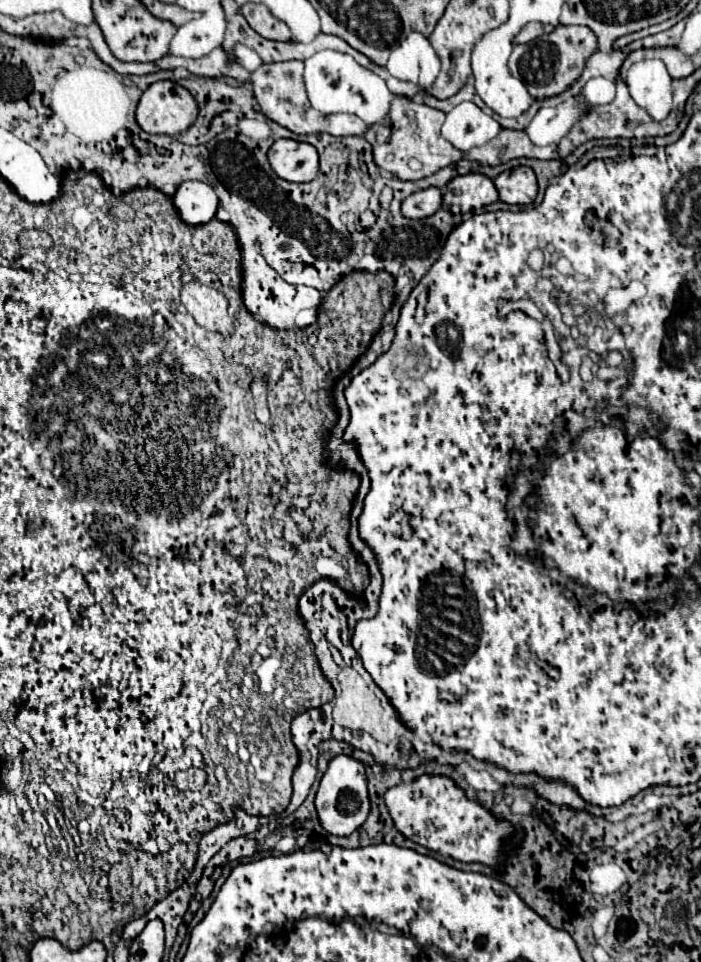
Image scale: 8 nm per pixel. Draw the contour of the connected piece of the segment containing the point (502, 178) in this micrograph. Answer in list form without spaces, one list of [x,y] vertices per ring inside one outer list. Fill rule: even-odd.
[[[515,167],[511,171],[503,171],[495,177],[495,187],[499,191],[499,199],[509,205],[529,205],[537,195],[537,179],[533,169]]]

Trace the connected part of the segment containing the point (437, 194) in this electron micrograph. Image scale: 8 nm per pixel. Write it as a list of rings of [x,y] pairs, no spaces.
[[[429,187],[409,195],[401,205],[401,213],[407,219],[425,219],[437,213],[439,207],[441,207],[441,191],[437,187]]]

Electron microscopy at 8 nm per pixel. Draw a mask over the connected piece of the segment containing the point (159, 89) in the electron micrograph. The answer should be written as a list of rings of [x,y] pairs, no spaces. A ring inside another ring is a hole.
[[[157,81],[157,83],[153,83],[141,95],[139,105],[137,105],[137,123],[139,123],[139,127],[147,133],[161,133],[161,135],[169,135],[169,137],[179,137],[183,131],[187,131],[195,123],[197,115],[199,115],[199,109],[197,109],[195,97],[175,81]]]

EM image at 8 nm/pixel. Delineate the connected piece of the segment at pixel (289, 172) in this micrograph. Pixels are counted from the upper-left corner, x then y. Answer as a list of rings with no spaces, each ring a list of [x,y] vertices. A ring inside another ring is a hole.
[[[293,139],[275,141],[269,149],[269,163],[281,179],[291,183],[307,183],[319,171],[317,149]]]

